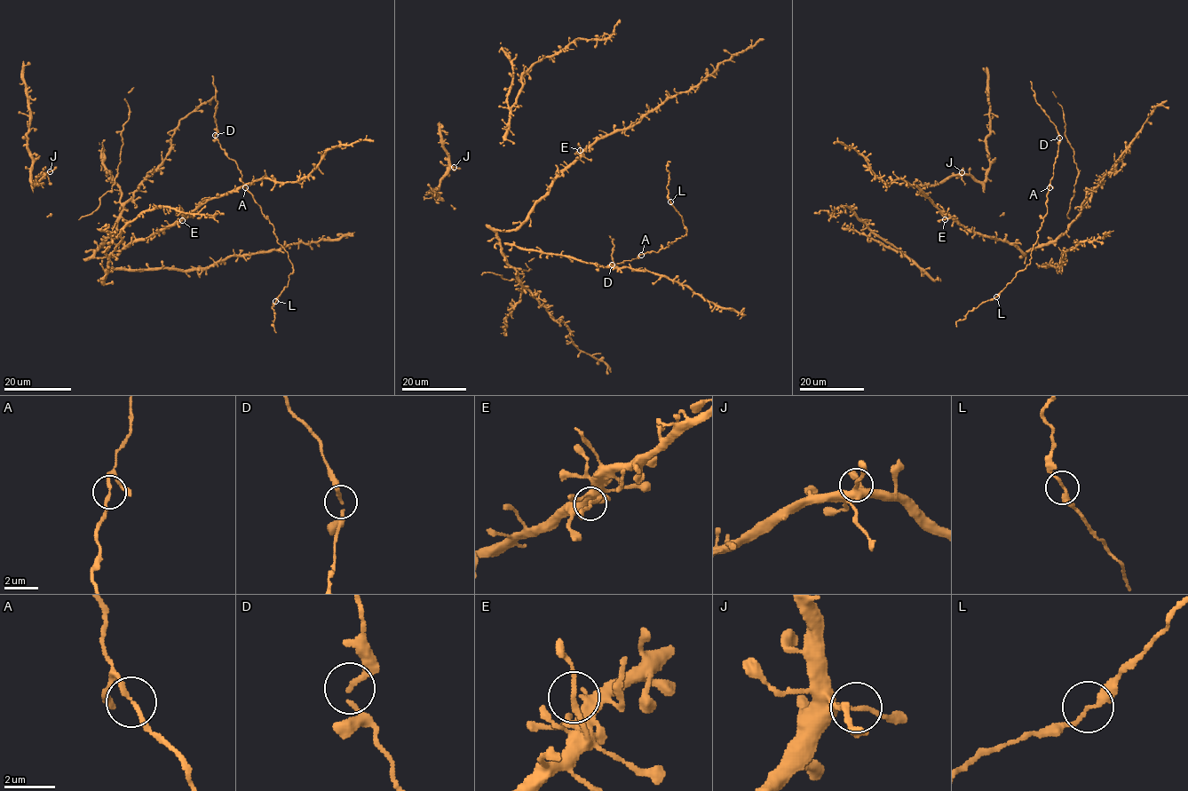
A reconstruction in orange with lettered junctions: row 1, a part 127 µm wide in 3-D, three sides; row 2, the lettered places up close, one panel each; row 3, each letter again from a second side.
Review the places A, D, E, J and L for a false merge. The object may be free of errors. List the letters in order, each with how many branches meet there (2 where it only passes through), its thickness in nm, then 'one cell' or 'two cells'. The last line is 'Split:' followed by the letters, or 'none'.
A: branches 2; calibre 170 nm; one cell
D: branches 2; calibre 180 nm; two cells
E: branches 2; calibre 190 nm; one cell
J: branches 2; calibre 170 nm; one cell
L: branches 2; calibre 200 nm; one cell
Split: D

